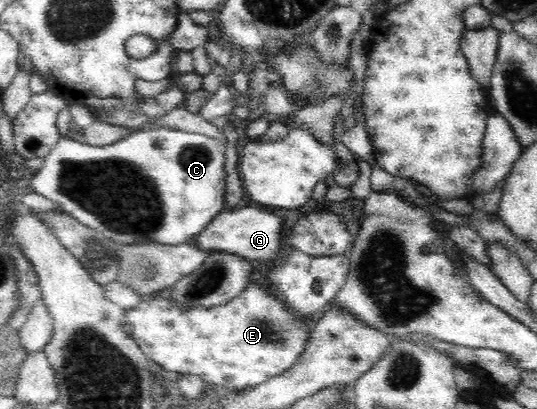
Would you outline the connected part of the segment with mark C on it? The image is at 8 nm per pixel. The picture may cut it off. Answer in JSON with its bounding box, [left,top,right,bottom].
[30,127,227,245]

